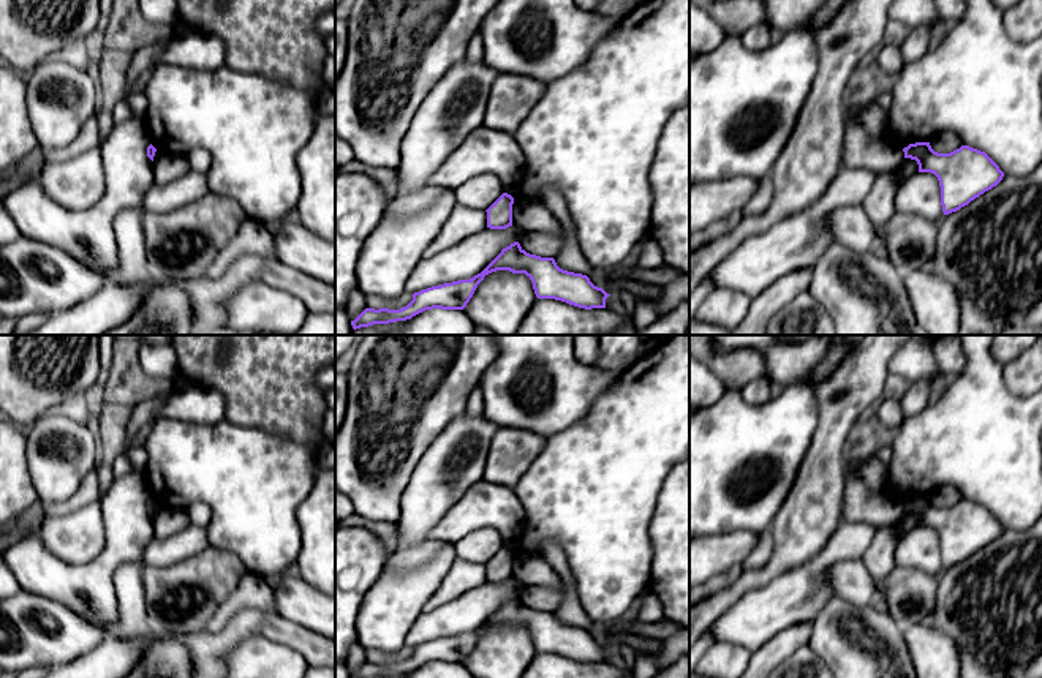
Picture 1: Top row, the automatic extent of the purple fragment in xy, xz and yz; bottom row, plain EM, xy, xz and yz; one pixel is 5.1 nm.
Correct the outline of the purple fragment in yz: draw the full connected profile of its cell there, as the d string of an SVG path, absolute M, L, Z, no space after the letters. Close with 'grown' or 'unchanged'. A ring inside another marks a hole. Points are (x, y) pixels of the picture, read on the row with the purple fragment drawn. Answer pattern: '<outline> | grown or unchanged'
M916 142L904 147L903 152L904 158L917 161L919 172L931 172L938 177L944 215L968 205L1004 177L1004 172L985 152L969 145L961 145L950 153L938 153L930 142Z | unchanged

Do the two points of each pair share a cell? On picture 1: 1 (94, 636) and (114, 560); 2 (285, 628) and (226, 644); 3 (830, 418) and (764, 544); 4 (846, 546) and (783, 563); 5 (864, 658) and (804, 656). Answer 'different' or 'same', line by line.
1: different
2: same
3: different
4: different
5: different

